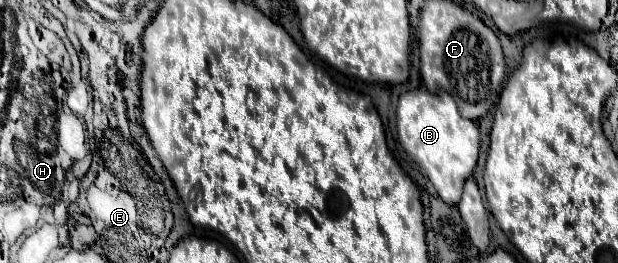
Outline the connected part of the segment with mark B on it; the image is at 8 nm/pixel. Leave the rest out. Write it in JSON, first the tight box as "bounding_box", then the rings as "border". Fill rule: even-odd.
{"bounding_box":[396,86,480,204],"border":[[[424,86],[400,94],[398,108],[396,108],[396,130],[398,130],[398,142],[402,148],[412,156],[418,166],[424,170],[436,192],[446,204],[458,204],[458,198],[462,194],[462,182],[472,176],[474,166],[478,162],[478,152],[480,152],[480,132],[478,126],[472,120],[466,120],[458,114],[458,106],[450,94],[444,90],[438,90],[436,94],[428,92]]]}

